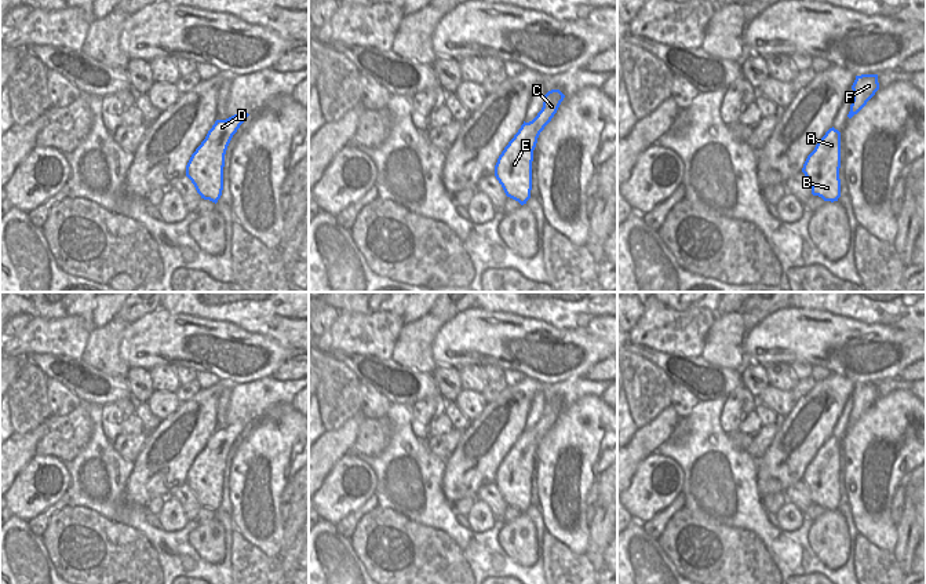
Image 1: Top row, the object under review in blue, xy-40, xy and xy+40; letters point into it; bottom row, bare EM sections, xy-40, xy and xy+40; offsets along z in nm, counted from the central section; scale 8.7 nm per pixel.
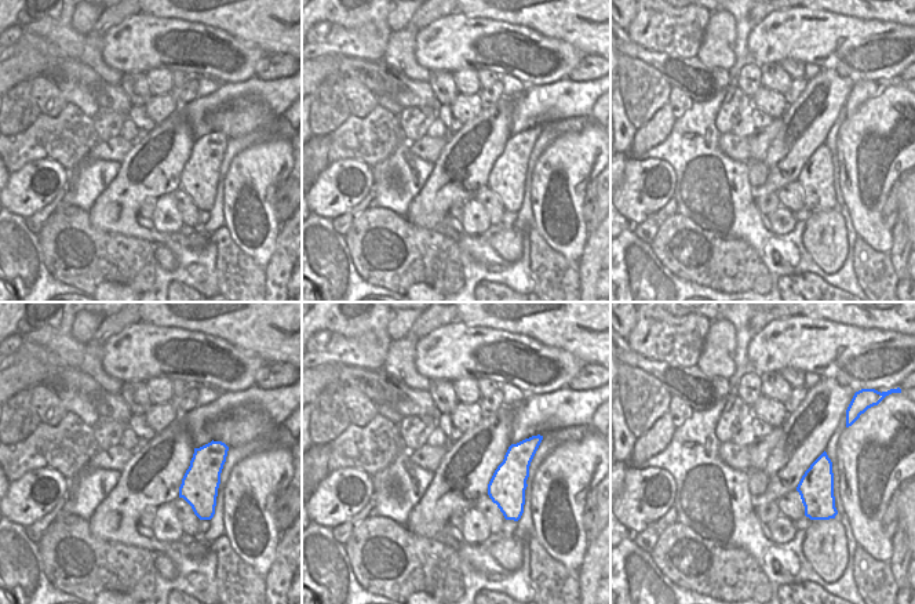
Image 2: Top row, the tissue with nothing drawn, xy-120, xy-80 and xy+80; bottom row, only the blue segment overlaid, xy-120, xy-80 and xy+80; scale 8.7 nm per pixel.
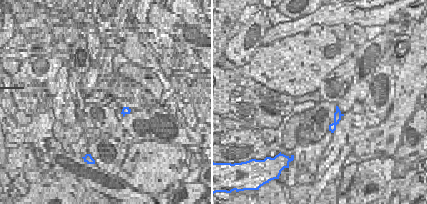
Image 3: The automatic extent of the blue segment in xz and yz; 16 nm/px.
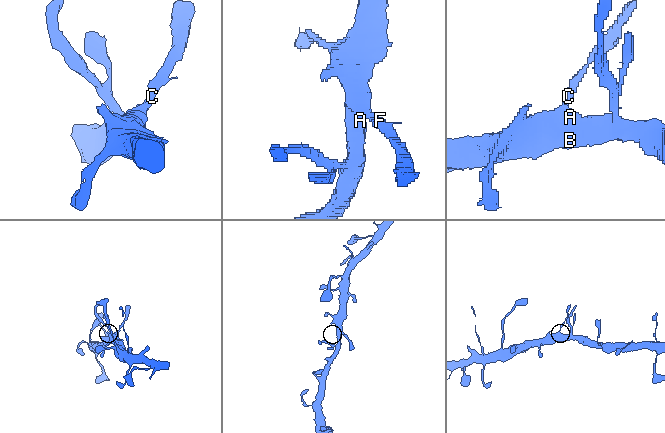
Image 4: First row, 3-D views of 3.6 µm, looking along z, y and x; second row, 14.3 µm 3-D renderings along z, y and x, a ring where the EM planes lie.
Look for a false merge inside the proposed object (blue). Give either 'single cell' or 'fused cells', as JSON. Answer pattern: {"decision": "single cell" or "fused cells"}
{"decision": "single cell"}

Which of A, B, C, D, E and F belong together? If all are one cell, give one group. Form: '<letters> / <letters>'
A B C D E F

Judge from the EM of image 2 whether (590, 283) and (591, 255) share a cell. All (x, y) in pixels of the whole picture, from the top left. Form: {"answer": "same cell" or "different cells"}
{"answer": "same cell"}

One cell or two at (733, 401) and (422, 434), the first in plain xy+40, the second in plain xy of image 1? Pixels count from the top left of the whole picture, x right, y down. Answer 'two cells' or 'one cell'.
one cell

